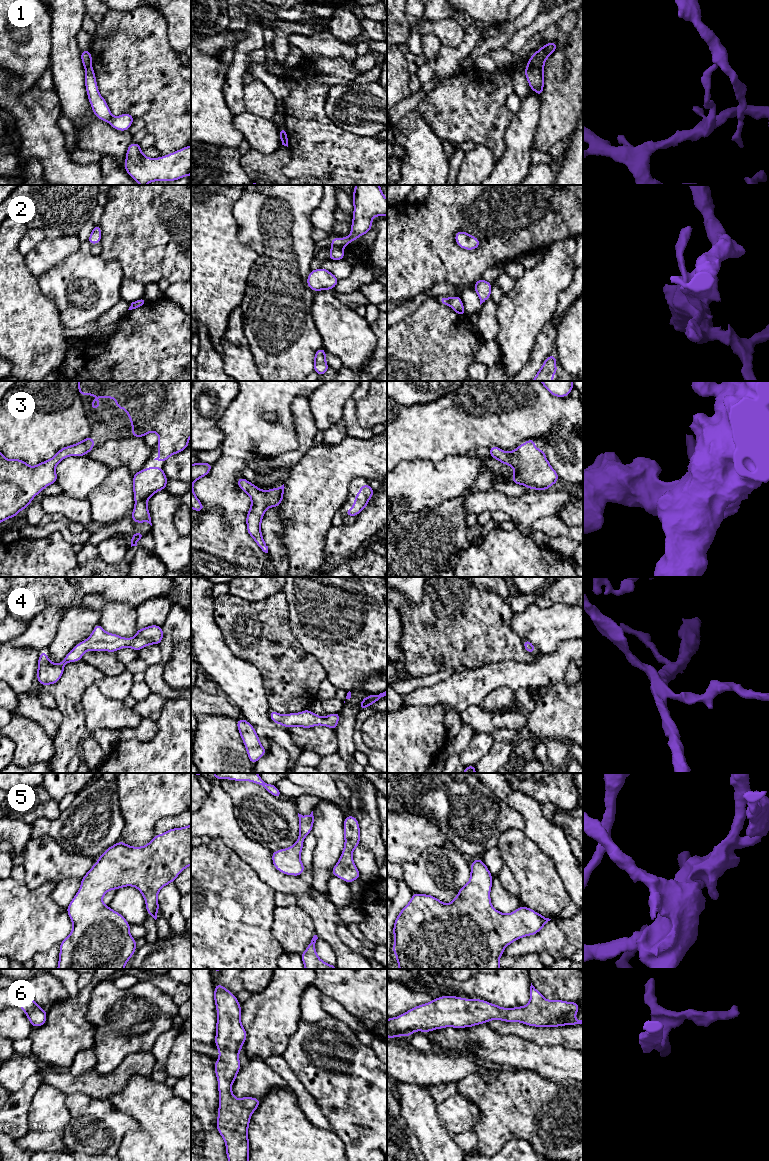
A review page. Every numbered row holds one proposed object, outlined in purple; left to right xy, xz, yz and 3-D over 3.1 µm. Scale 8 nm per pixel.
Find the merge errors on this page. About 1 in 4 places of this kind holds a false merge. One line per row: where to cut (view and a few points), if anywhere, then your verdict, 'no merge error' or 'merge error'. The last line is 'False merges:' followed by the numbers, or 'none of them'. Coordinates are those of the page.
1: cut yz (528, 64), (534, 67), (542, 67); merge error
2: cut xz (333, 245), (342, 248); merge error
3: cut none; no merge error
4: cut none; no merge error
5: cut none; no merge error
6: cut none; no merge error
False merges: 1, 2

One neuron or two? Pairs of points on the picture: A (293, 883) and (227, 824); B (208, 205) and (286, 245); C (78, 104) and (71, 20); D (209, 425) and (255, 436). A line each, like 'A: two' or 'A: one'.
A: one
B: two
C: one
D: two

